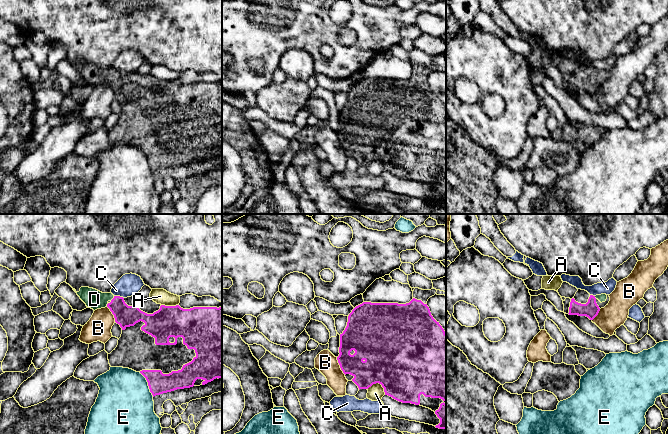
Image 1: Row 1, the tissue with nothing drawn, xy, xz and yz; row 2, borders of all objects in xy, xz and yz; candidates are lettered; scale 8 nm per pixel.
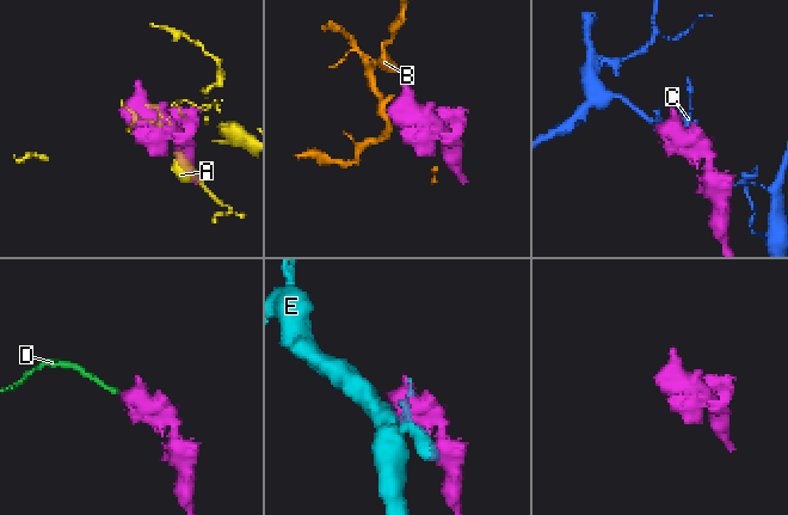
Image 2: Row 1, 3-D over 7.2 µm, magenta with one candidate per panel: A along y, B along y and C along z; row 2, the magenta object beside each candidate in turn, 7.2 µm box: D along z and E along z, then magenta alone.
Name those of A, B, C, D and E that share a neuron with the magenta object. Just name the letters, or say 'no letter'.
D

